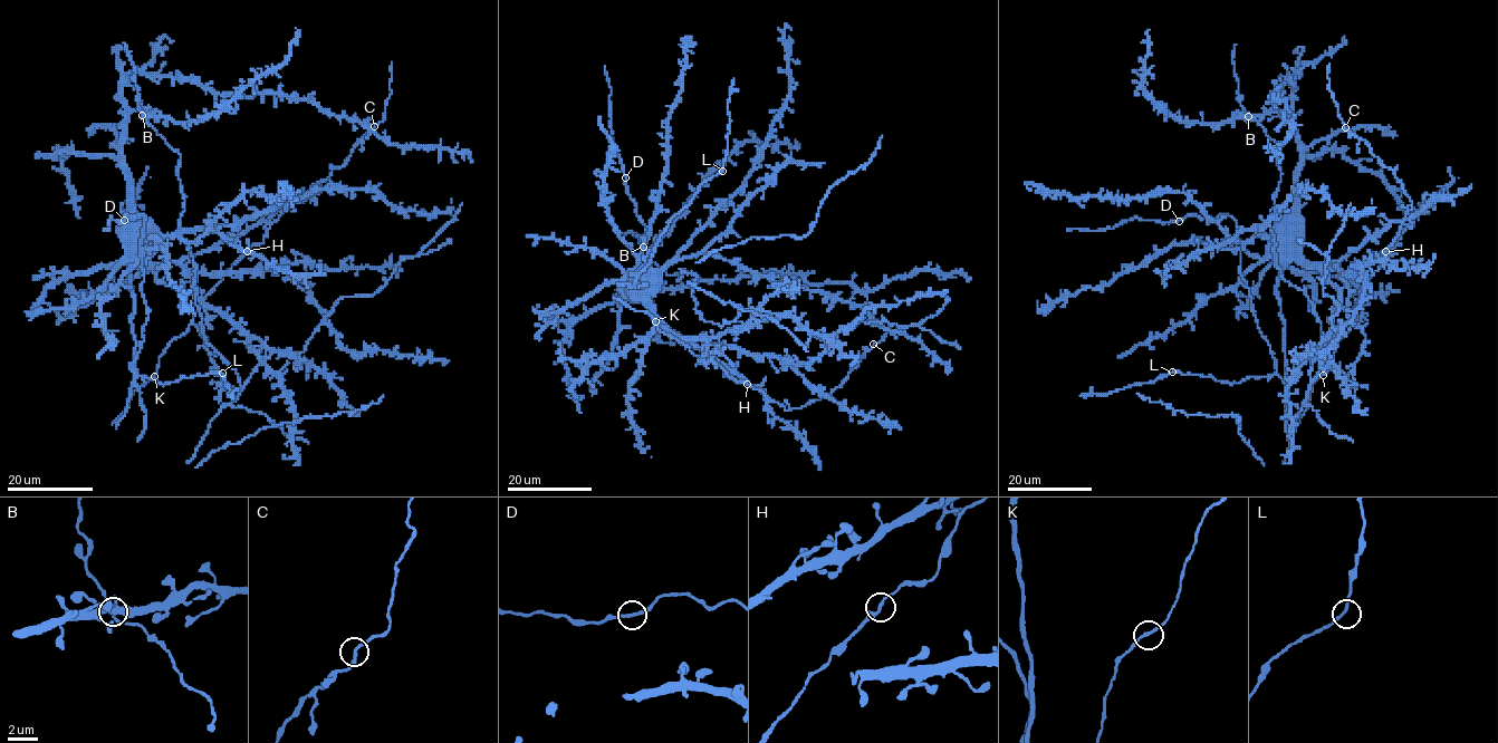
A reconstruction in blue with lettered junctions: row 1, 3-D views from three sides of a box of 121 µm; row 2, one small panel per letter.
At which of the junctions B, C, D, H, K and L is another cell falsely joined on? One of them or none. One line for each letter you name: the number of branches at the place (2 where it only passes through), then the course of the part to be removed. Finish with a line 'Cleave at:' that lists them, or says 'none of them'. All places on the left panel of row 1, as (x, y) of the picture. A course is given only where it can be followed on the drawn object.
Cleave at: none of them

